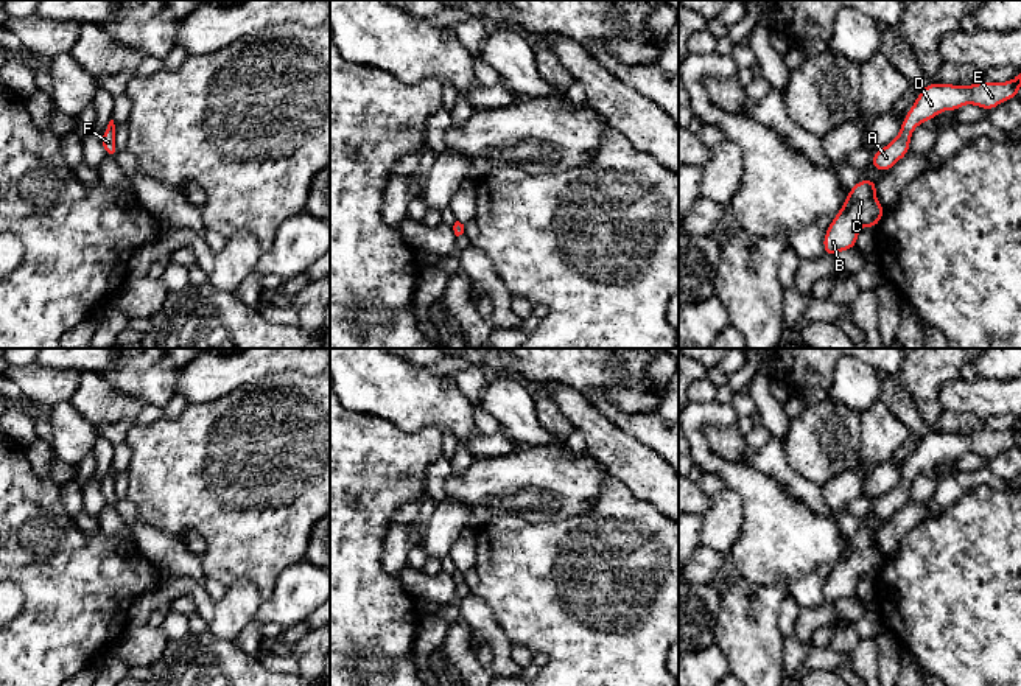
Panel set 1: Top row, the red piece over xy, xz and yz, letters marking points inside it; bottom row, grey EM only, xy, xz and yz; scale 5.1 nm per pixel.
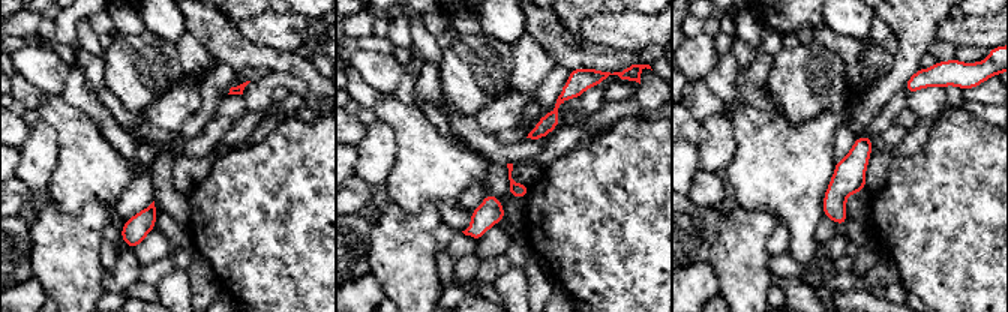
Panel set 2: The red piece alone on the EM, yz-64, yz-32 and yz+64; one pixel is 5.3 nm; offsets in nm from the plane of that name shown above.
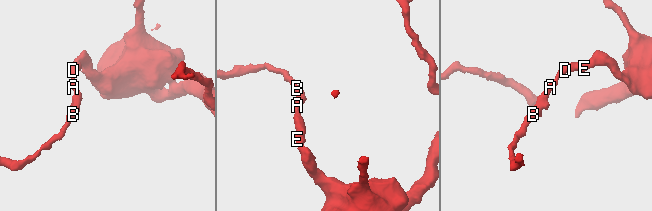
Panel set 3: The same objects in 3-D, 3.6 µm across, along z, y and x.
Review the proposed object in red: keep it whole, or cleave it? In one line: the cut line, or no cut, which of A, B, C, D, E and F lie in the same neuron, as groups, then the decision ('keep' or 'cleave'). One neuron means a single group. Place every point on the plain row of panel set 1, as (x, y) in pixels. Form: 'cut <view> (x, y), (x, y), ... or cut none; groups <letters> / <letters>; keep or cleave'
cut none; groups A B C D E F; keep

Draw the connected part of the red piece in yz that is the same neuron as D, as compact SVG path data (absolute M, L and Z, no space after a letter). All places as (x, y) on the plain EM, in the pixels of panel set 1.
M1021 422L1007 431L981 429L971 434L928 432L901 470L900 482L884 496L873 501L873 516L887 521L900 510L910 495L910 484L918 473L935 467L943 459L959 459L963 453L974 453L991 459L1001 451L1016 446L1021 436Z

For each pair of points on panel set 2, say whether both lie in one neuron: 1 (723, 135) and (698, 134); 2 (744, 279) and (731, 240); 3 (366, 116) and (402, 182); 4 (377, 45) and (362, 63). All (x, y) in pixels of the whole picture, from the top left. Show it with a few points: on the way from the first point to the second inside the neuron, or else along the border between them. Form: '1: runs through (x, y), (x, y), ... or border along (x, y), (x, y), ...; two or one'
1: border along (704, 123), (707, 137), (698, 146); two
2: runs through (743, 270), (740, 249); one
3: border along (362, 107), (369, 107), (377, 117); two
4: border along (390, 54), (357, 51), (351, 59); two

